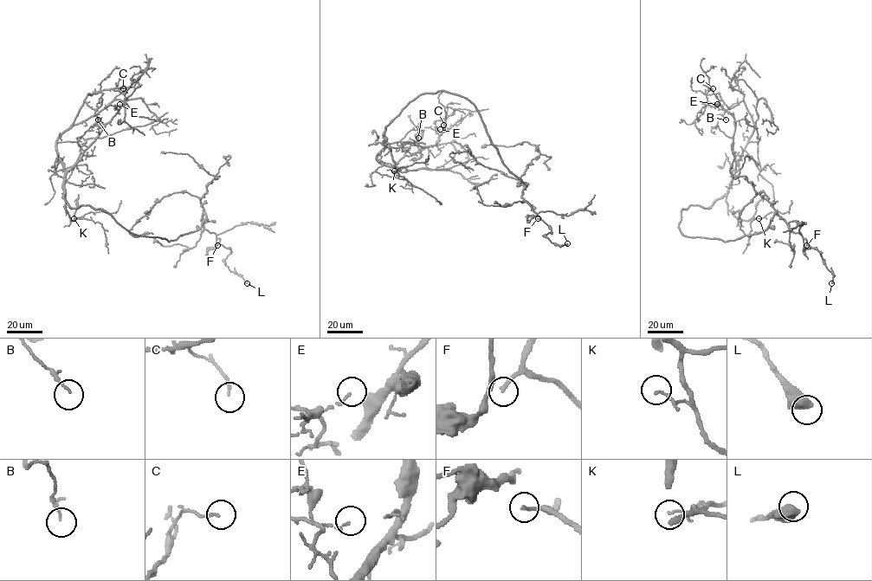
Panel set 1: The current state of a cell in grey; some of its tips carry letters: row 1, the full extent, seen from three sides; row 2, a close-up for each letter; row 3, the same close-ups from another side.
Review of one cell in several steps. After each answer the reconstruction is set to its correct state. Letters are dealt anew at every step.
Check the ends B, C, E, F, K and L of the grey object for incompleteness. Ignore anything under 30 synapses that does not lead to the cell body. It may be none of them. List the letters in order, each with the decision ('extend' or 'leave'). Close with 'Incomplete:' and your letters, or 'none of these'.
B: leave
C: leave
E: leave
F: leave
K: leave
L: leave
Incomplete: none of these

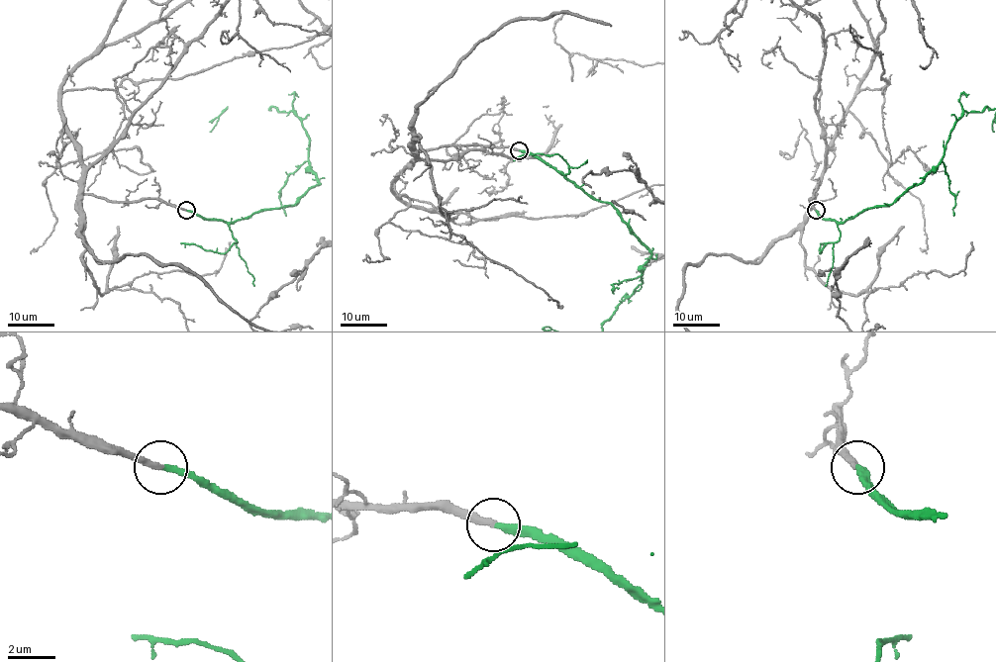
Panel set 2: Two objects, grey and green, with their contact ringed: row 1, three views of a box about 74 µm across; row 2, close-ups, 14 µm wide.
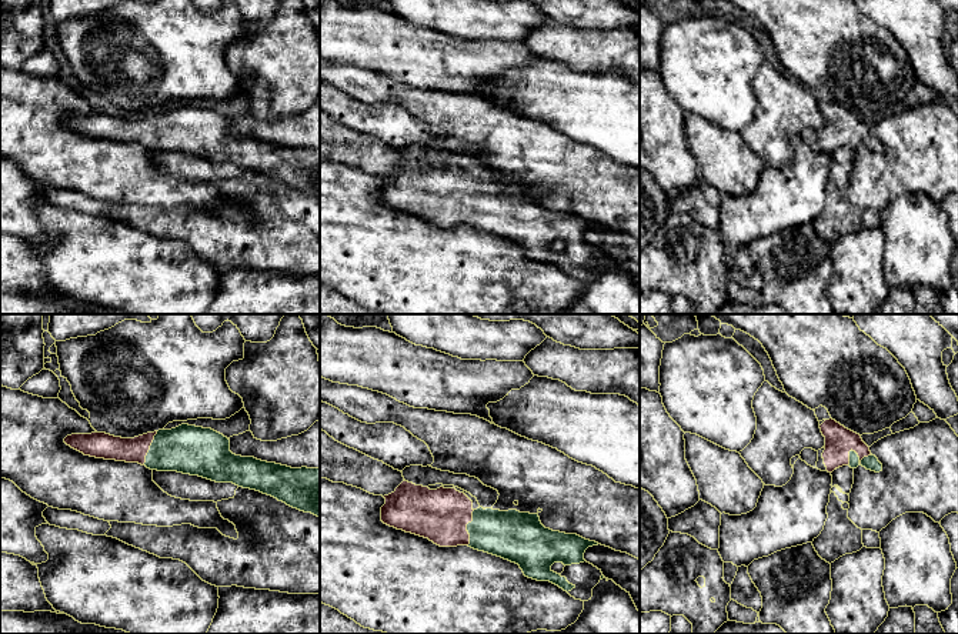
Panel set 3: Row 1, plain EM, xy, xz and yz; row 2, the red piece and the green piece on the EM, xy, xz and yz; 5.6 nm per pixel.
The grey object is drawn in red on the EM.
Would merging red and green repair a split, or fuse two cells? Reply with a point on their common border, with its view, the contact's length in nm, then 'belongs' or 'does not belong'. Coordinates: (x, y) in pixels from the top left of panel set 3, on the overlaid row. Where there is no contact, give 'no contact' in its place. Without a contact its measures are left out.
yz (854, 450) | 160 nm | belongs

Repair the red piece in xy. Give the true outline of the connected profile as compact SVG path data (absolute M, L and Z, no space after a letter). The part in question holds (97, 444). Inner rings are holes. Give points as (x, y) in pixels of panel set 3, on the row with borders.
M181 424L134 438L106 433L71 434L64 443L96 458L138 463L150 470L233 483L320 517L320 468L291 468L236 456L230 451L230 440L211 428Z

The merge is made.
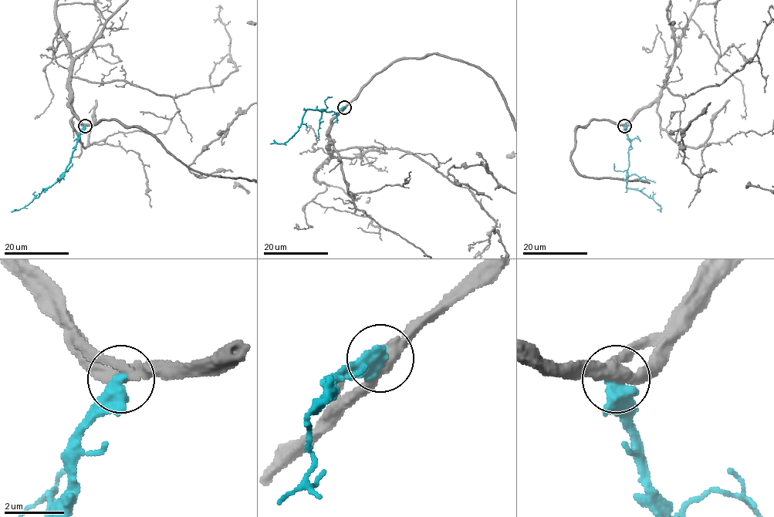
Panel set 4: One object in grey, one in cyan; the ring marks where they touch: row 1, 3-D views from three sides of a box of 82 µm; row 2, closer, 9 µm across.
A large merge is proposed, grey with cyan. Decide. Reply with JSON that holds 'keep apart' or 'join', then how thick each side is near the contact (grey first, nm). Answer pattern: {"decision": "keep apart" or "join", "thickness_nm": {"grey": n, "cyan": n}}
{"decision": "keep apart", "thickness_nm": {"grey": 320, "cyan": 600}}

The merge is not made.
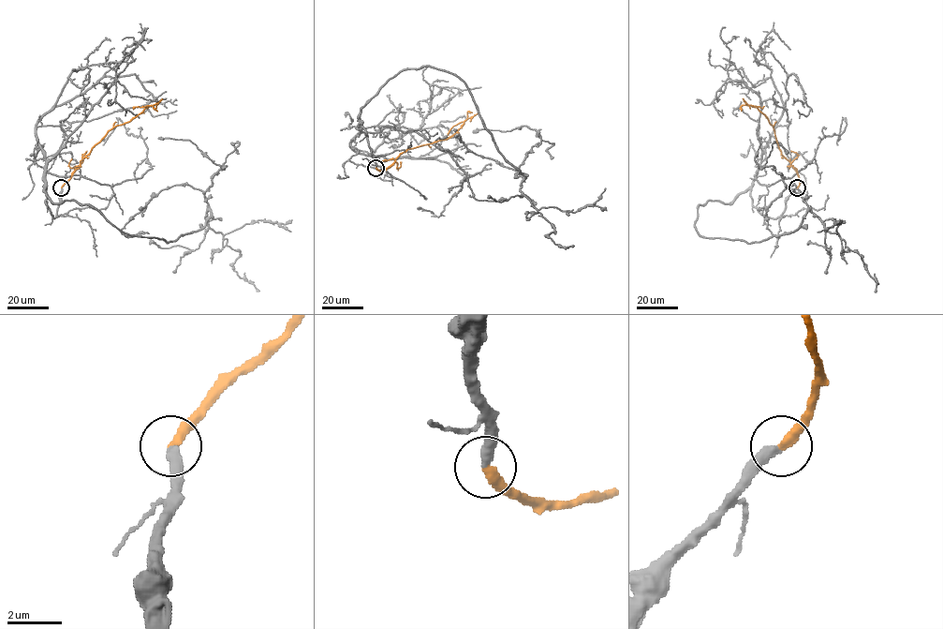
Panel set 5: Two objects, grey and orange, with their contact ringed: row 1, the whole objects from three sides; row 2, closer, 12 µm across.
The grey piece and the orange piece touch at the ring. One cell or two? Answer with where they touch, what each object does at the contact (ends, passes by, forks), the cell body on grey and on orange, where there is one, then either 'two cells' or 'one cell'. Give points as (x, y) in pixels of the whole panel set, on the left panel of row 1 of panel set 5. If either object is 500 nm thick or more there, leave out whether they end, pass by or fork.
at (61, 187); grey ends there; orange ends there; no cell body on grey; no cell body on orange; one cell

